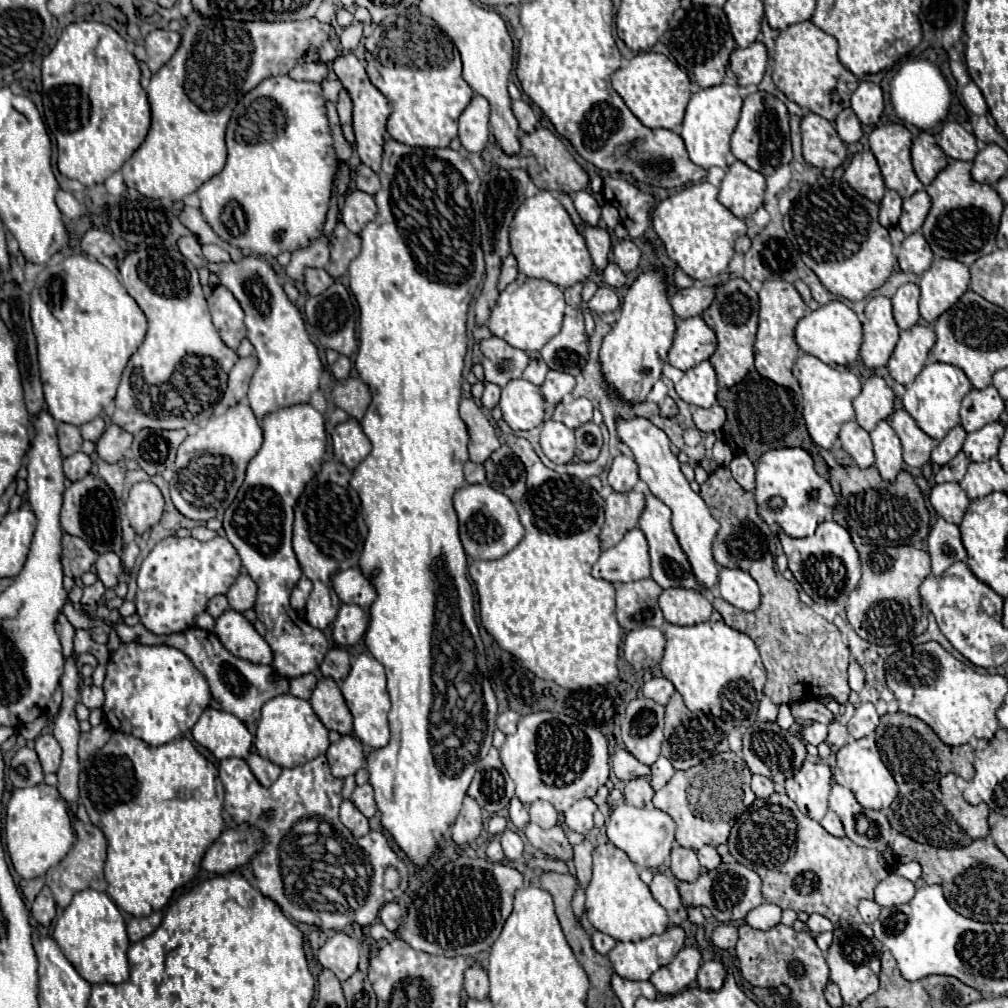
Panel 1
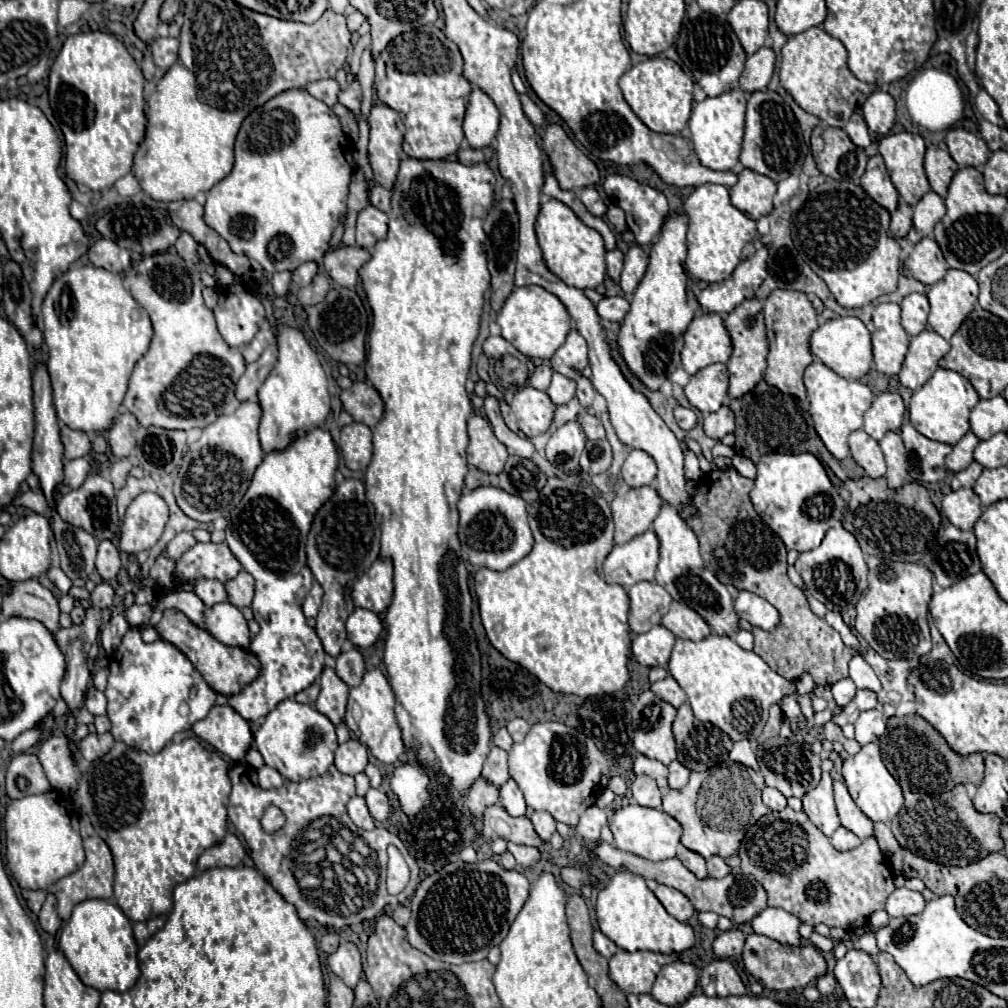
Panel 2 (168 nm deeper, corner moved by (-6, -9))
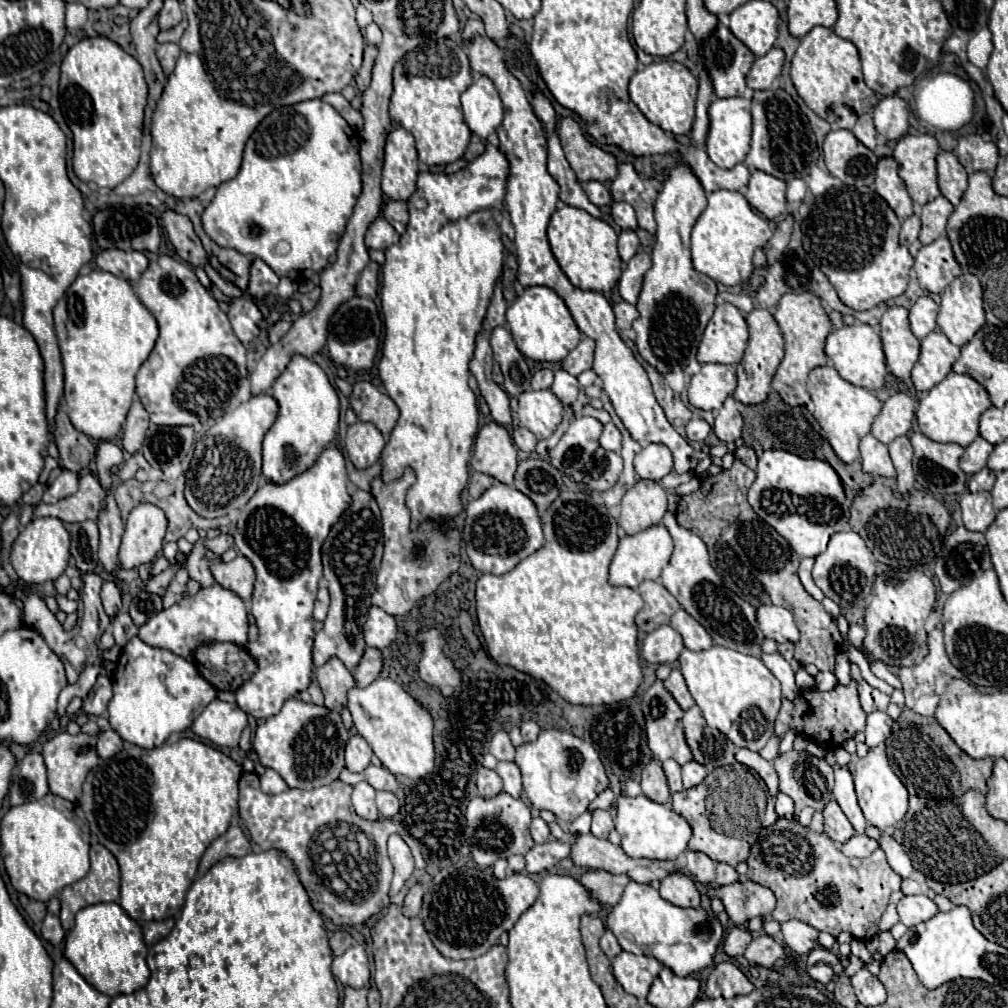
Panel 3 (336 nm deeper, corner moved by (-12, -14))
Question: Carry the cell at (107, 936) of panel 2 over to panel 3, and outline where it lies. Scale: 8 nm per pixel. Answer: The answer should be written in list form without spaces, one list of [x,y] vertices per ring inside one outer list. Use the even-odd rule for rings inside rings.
[[[100,902],[82,908],[76,914],[76,924],[64,942],[64,956],[84,976],[88,984],[108,996],[130,994],[146,986],[150,970],[146,966],[148,948],[142,940],[142,930],[116,902]]]

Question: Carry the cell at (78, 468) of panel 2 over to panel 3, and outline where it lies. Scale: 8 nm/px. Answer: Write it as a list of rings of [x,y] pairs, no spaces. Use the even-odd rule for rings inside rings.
[[[62,470],[60,476],[48,486],[42,500],[46,504],[54,504],[66,496],[72,496],[76,490],[78,490],[78,474],[70,472],[70,470]]]

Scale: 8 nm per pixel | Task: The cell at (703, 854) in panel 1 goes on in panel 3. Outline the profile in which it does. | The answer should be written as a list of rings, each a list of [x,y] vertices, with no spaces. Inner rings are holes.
[[[716,864],[716,884],[718,886],[726,886],[726,884],[734,884],[738,880],[738,872],[728,866],[728,864]]]

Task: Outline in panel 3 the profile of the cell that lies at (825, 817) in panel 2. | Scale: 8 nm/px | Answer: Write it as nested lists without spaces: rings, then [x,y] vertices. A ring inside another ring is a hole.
[[[832,800],[826,808],[824,808],[824,828],[826,828],[826,834],[836,840],[836,842],[846,842],[850,838],[856,836],[856,830],[854,826],[850,824],[850,820],[846,818],[846,814],[840,810],[838,802]]]

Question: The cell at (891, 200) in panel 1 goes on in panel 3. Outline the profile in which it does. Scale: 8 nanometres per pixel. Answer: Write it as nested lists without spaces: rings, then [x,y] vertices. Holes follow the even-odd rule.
[[[910,216],[902,222],[902,230],[900,230],[900,244],[902,246],[910,246],[920,234],[920,218],[918,216]]]

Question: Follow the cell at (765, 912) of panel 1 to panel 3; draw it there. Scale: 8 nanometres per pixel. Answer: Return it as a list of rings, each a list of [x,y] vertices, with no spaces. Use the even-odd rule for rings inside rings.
[[[788,920],[782,924],[782,938],[784,942],[796,952],[796,954],[808,954],[818,944],[818,930],[800,922],[800,920]]]

